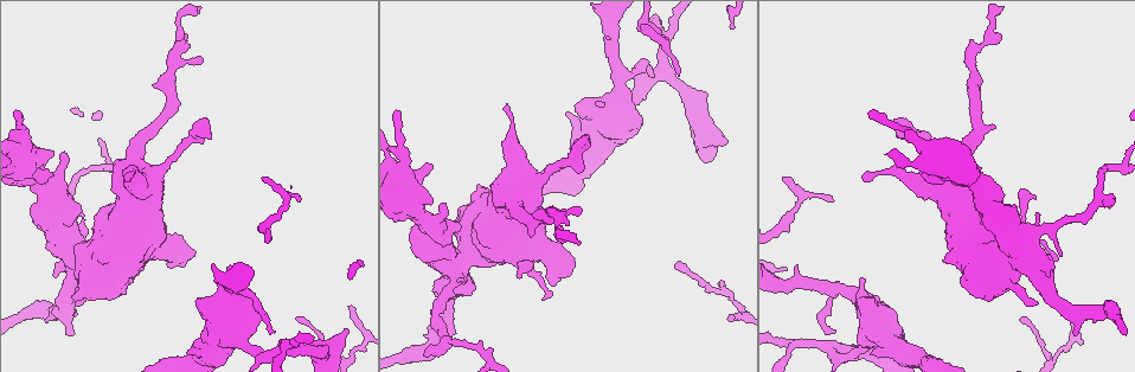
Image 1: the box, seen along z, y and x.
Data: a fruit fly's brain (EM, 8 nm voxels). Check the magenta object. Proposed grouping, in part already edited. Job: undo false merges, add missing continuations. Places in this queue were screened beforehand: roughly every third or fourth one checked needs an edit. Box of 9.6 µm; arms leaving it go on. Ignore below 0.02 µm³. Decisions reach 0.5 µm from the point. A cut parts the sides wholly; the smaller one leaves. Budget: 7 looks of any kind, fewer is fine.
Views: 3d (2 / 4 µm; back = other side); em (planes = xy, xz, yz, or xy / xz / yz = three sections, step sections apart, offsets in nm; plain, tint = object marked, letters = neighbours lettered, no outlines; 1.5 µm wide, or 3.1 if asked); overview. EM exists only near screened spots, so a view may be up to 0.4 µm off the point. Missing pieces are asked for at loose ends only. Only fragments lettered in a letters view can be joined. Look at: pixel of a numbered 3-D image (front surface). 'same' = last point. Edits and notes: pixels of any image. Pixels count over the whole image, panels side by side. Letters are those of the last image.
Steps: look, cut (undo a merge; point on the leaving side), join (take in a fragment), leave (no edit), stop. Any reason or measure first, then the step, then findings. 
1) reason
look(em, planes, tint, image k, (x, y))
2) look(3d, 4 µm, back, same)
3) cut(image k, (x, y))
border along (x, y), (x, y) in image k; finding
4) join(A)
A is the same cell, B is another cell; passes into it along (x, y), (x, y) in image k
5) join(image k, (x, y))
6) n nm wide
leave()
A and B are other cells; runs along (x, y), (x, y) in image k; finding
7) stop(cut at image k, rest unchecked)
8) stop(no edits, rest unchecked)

branch stops here
look(3d, 4 µm, image 1, (348, 306))

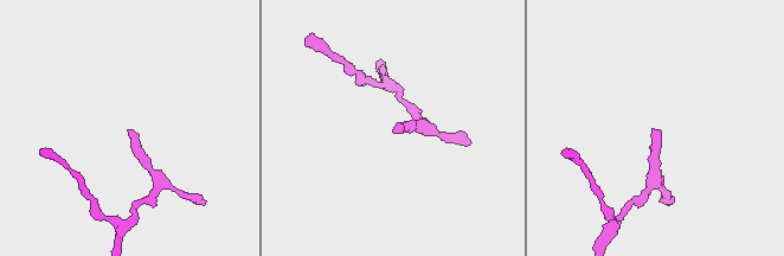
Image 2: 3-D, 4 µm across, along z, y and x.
now the EM
look(em, planes, plain, image 2, (657, 130))

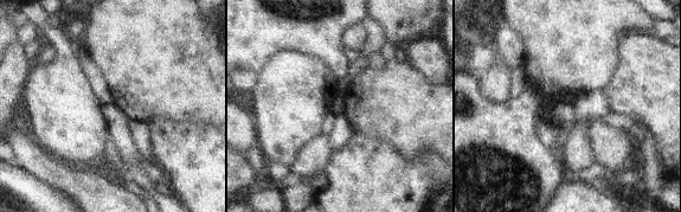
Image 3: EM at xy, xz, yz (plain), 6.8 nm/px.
what lies round it
look(em, planes, letters, same)

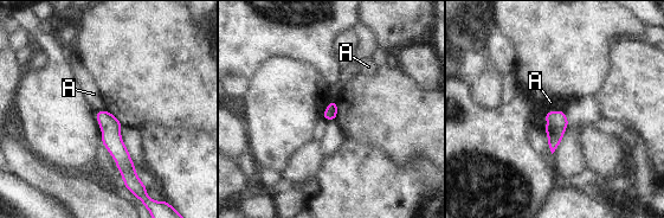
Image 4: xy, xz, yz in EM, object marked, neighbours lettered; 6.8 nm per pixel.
leave()
A is another cell; border along (547, 110), (563, 111) in image 4; no lettered fragment goes on from it

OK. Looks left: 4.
an open end
look(em, planes, tint, image 1, (62, 152))

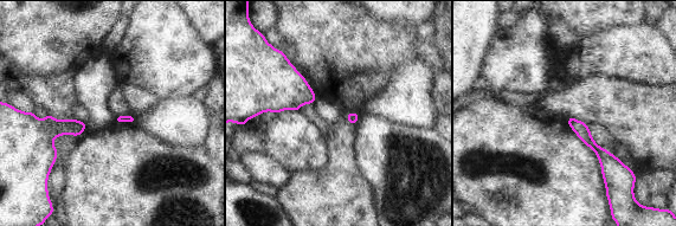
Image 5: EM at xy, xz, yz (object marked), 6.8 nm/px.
look(em, planes, letters, same)

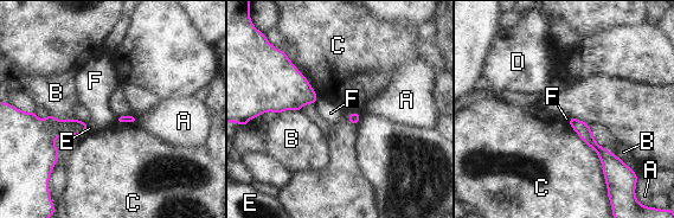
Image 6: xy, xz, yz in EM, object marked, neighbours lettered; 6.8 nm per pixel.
leave()
A, B, C, D, E and F are other cells; border along (318, 98), (314, 104) in image 6; none of them fits

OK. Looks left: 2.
look(em, planes, letters, image 1, (1034, 238))

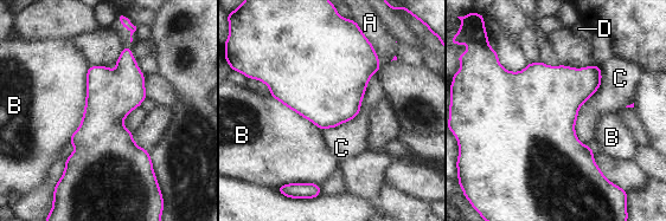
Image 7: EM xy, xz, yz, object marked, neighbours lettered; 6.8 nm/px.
leave()
A, B, C and D are other cells; border along (601, 69), (575, 123), (588, 147) in image 7; continuous, no second neuron

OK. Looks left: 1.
stop(no edits, rest unchecked)

